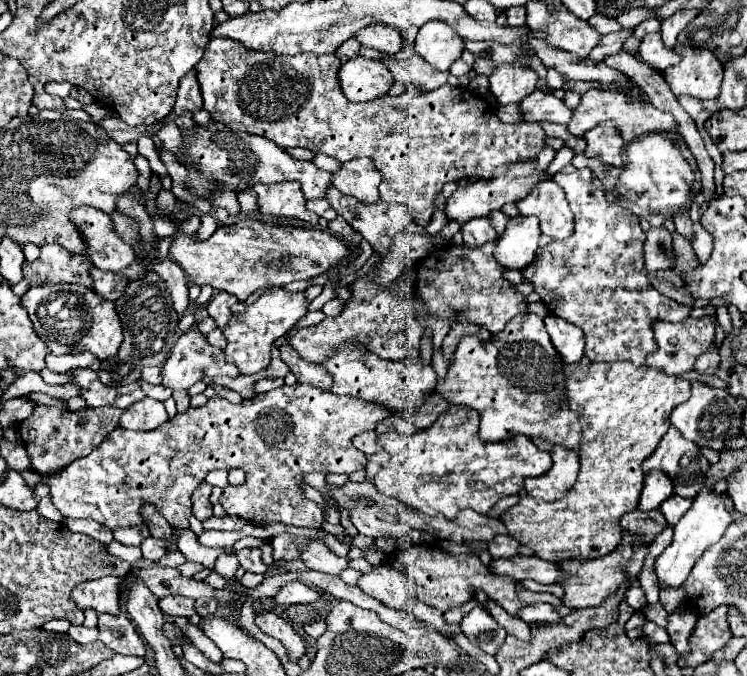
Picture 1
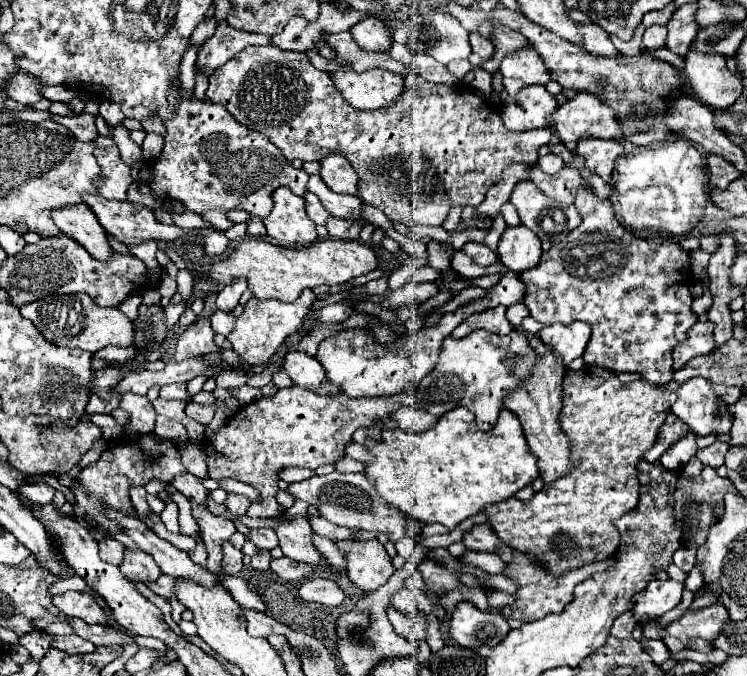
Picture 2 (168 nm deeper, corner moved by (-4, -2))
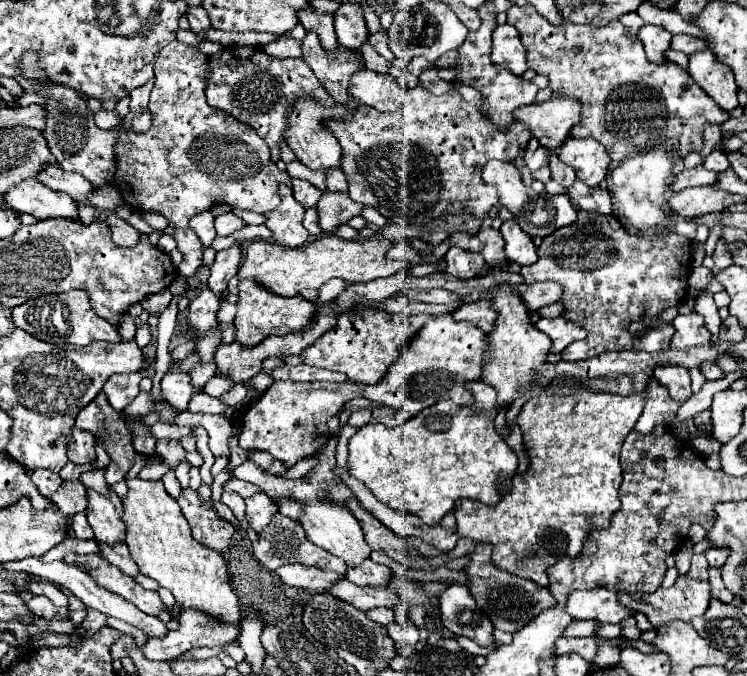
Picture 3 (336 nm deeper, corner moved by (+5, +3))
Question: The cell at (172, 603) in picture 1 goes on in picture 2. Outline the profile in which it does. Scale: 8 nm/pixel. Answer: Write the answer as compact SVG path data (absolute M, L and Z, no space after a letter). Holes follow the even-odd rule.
M161 574L161 576L159 576L159 580L157 580L155 584L151 584L149 588L151 588L155 594L159 594L159 596L163 596L163 598L169 598L169 596L175 596L175 590L173 590L173 586L175 586L175 578Z

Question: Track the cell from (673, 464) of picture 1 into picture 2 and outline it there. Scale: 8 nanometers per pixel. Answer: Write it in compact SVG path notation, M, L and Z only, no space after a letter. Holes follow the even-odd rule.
M667 412L665 424L663 424L661 430L659 430L657 444L655 444L651 450L647 450L647 454L643 454L643 458L645 458L647 462L657 462L657 460L661 458L661 454L663 454L665 450L669 450L677 440L681 440L683 436L687 436L687 432L689 432L687 426L685 426L679 418L675 418L675 414Z

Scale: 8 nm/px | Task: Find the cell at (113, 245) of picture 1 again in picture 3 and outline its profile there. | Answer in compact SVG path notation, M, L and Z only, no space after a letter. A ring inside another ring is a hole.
M24 179L20 185L10 187L4 193L4 203L16 213L30 213L36 219L78 219L76 203L66 197L66 193L46 189L46 185L36 179Z

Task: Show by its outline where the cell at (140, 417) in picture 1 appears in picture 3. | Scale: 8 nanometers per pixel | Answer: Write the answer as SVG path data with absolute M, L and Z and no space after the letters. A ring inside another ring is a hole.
M122 373L122 375L110 377L110 381L106 381L104 385L108 403L116 411L122 411L124 407L128 407L134 401L134 397L140 393L140 387L138 387L140 379L142 379L142 373Z

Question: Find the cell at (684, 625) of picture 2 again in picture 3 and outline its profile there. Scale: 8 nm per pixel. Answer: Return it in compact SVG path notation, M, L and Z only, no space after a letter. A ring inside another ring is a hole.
M680 575L668 589L658 587L654 593L646 593L642 601L634 601L630 595L618 593L622 605L644 613L654 627L672 619L690 621L692 617L702 615L708 609L710 597L708 581L696 581L686 575Z

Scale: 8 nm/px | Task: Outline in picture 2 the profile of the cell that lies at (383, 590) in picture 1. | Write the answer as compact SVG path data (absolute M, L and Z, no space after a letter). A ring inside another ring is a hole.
M341 540L337 542L337 546L349 552L349 556L345 558L349 564L347 578L363 592L373 592L381 588L395 572L389 554L377 540Z

